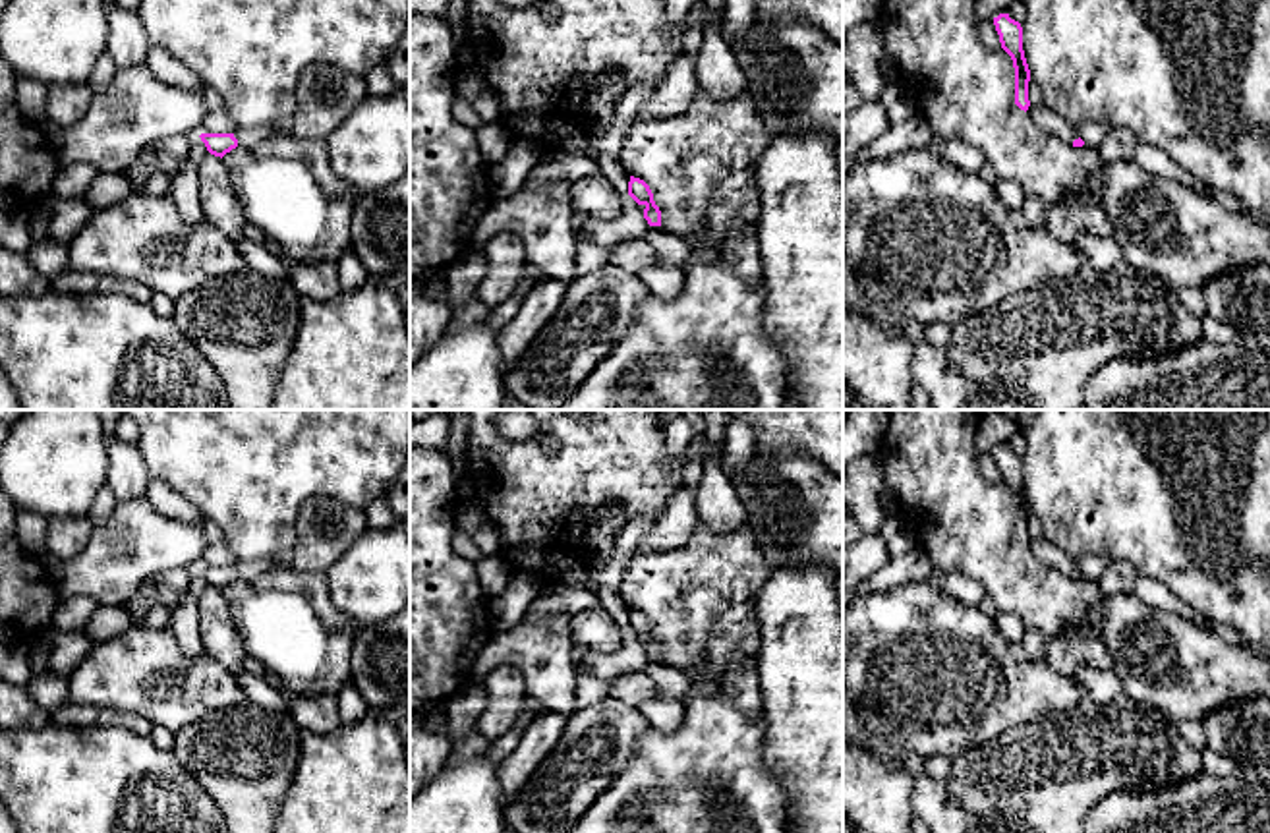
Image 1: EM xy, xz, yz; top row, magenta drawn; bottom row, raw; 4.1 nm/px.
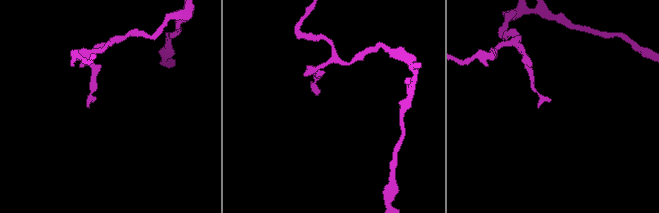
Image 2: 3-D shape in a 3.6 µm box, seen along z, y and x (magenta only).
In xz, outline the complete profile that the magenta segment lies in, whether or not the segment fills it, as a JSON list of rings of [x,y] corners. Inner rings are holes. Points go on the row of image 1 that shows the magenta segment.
[[[630,176],[628,182],[628,195],[638,203],[644,205],[644,218],[648,220],[649,226],[661,226],[661,211],[653,201],[653,193],[649,189],[649,186],[640,180]]]

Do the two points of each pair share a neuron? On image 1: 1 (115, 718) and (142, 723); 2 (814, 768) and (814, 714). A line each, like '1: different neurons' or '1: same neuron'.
1: same neuron
2: same neuron

